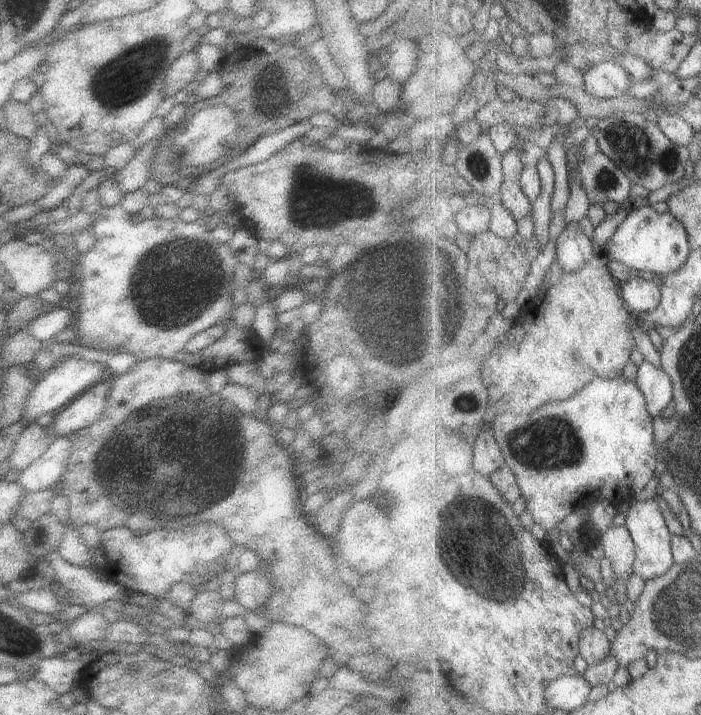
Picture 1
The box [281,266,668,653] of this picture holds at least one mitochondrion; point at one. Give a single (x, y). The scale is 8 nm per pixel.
(494, 574)

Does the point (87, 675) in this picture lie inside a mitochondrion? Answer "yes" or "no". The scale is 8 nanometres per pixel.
no

